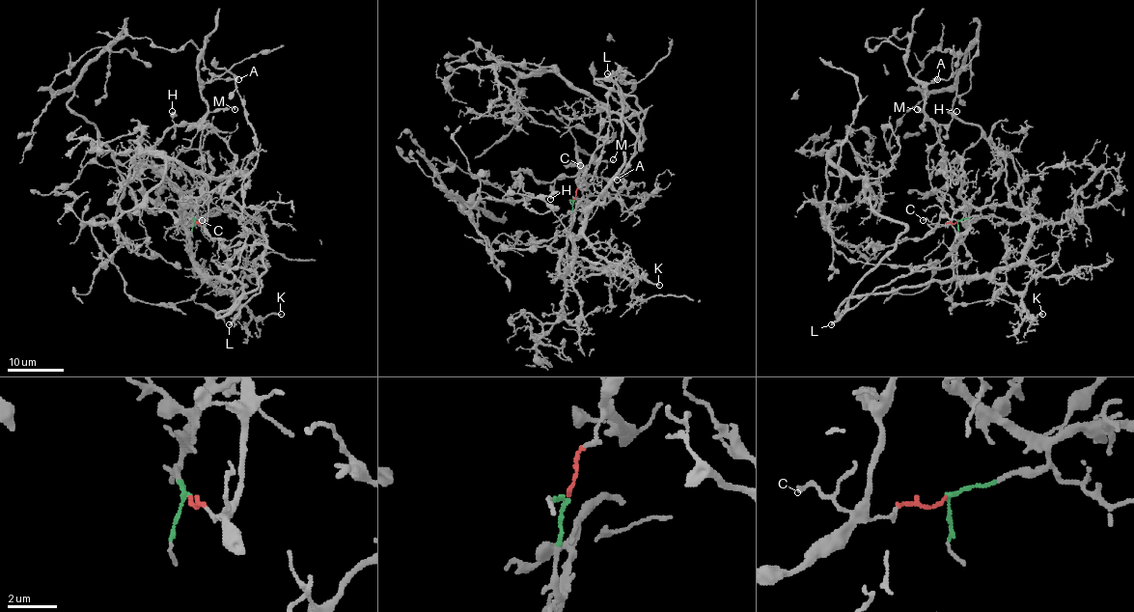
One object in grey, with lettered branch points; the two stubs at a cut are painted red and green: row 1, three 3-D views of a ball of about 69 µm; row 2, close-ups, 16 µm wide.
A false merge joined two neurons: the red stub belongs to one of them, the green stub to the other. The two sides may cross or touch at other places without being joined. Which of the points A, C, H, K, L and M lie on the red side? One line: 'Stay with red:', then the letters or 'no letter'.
Stay with red: A, C, H, M

